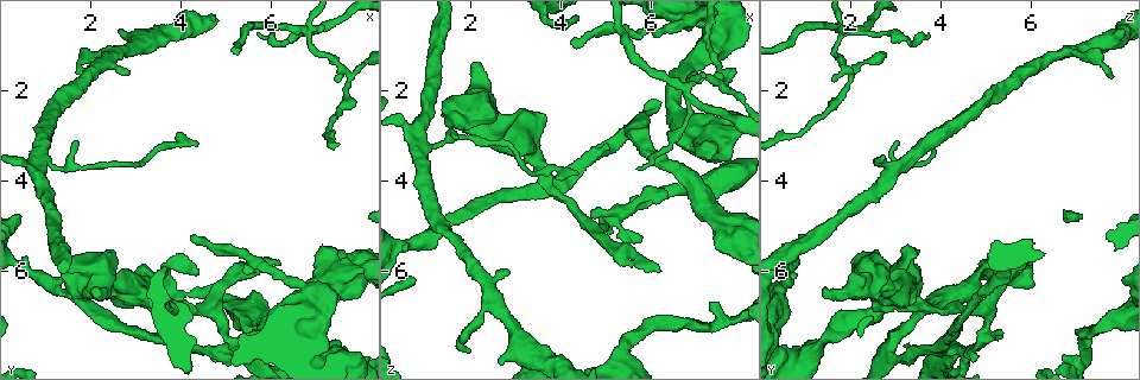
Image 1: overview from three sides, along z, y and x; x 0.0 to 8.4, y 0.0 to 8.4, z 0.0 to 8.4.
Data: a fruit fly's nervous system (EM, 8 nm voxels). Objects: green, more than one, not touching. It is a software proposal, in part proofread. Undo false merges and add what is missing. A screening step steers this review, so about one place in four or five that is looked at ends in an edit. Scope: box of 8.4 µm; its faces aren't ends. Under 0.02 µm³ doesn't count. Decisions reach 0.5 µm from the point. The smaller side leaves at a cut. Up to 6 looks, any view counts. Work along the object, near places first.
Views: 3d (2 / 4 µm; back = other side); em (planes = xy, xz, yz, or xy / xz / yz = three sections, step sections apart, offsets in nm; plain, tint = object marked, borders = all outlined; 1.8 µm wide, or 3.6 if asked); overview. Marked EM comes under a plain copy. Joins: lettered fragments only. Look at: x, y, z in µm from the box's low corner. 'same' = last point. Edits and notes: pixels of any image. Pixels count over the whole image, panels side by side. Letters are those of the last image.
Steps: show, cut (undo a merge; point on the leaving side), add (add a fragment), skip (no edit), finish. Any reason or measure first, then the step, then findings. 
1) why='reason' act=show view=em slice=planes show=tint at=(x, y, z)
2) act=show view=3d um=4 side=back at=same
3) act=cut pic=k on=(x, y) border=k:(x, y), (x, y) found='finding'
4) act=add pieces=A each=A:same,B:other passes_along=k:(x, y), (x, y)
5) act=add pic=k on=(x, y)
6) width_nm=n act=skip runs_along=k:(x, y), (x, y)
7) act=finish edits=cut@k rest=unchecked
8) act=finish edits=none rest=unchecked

why='branch stops here' act=show view=em slice=planes show=borders at=(4.25, 5.20, 0.90)

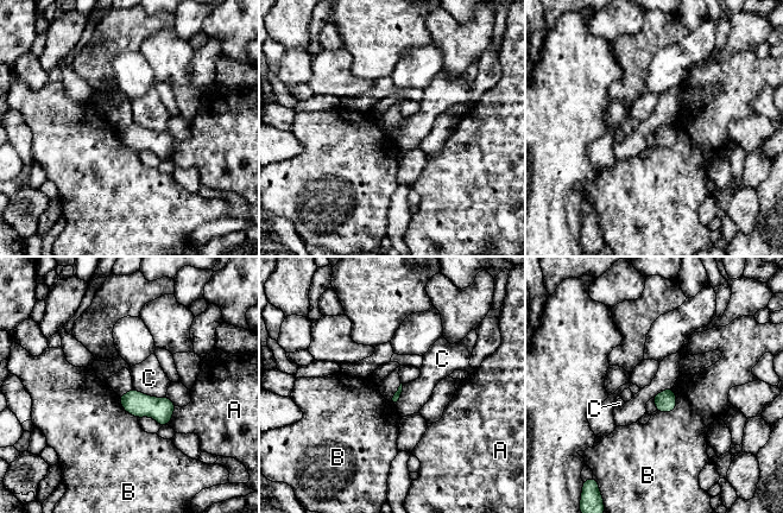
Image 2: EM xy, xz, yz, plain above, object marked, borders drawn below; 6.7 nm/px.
act=skip each=A:other,B:other,C:other border=2:(133, 387), (150, 396), (165, 397) found='no lettered fragment goes on from it'

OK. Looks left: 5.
why='an open end' act=show view=3d um=2 at=(4.40, 3.20, 3.80)

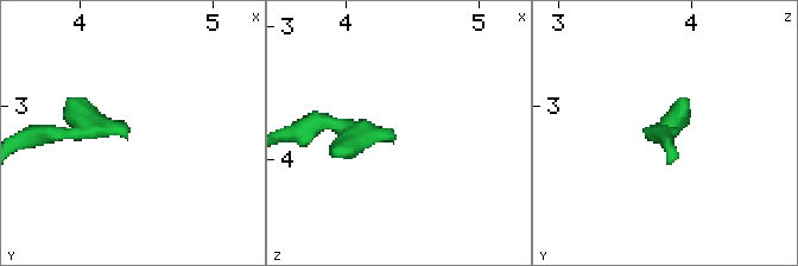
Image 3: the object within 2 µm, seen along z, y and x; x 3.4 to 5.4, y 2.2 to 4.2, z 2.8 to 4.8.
act=show view=em slice=planes show=borders at=(4.34, 3.18, 3.76)

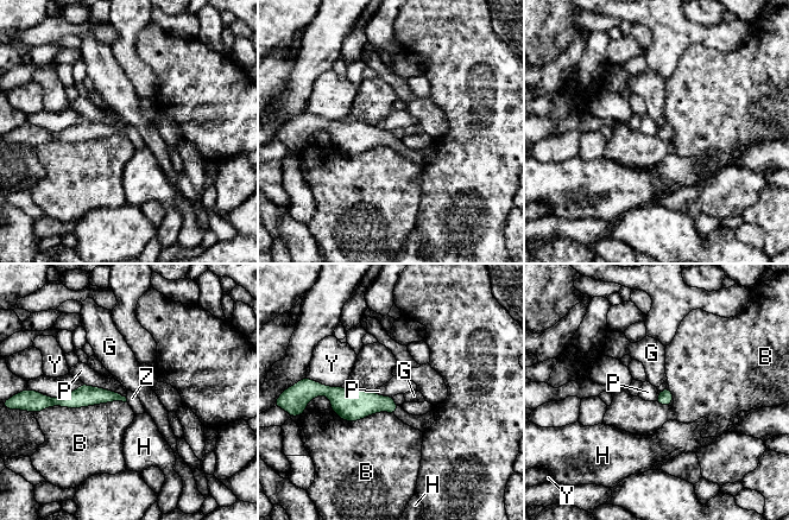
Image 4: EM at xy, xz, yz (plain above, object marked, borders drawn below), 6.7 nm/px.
longest_contact=B:550nm act=skip each=B:other,G:other,H:other,P:other,Y:other,Z:other found='none of them fits'

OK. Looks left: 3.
why='abrupt turn' act=show view=em slice=planes show=borders at=(6.75, 0.60, 1.90)

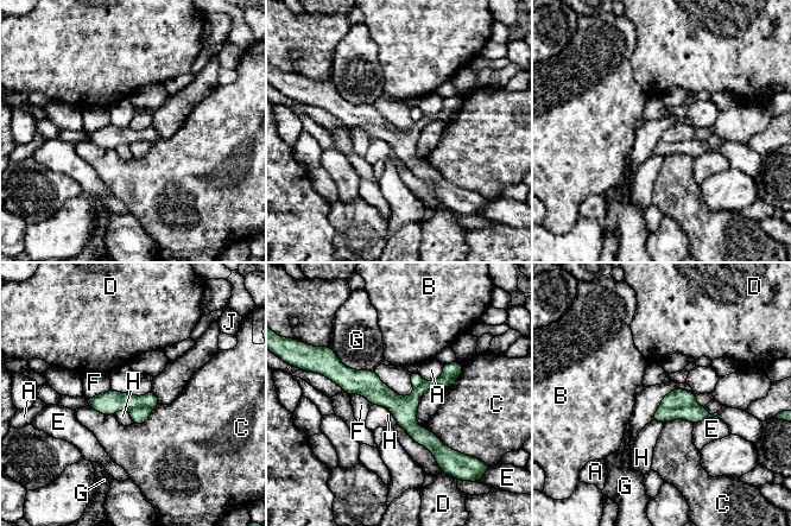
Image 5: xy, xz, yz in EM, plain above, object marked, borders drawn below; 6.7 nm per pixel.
act=cut pic=5 on=(695, 413) each=A:other,B:other,C:other,D:other,E:other,F:other,G:other,H:other,J:other border=5:(660, 404), (666, 407), (695, 405) found='a second neuron is stuck on'

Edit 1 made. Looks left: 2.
act=finish edits=cut@5 rest=unchecked

